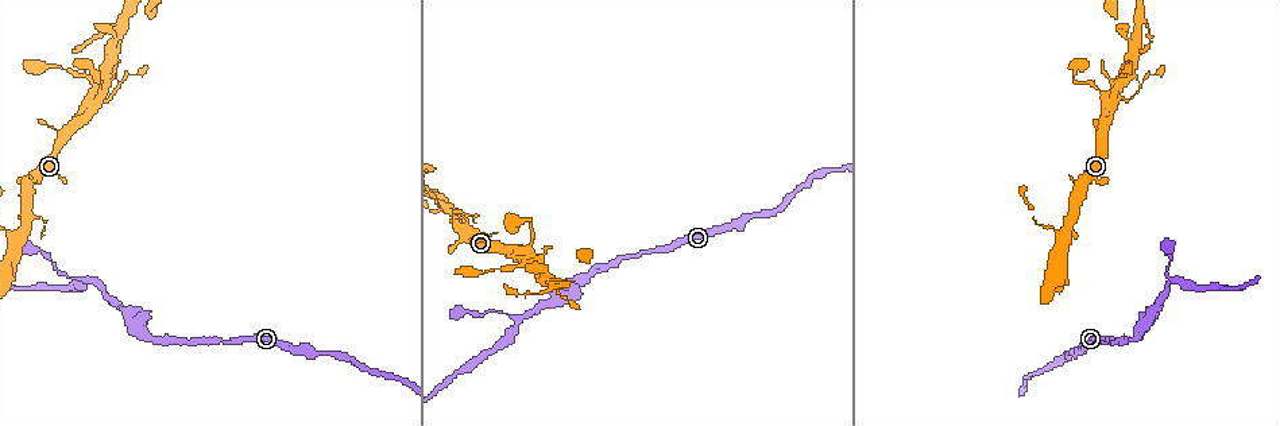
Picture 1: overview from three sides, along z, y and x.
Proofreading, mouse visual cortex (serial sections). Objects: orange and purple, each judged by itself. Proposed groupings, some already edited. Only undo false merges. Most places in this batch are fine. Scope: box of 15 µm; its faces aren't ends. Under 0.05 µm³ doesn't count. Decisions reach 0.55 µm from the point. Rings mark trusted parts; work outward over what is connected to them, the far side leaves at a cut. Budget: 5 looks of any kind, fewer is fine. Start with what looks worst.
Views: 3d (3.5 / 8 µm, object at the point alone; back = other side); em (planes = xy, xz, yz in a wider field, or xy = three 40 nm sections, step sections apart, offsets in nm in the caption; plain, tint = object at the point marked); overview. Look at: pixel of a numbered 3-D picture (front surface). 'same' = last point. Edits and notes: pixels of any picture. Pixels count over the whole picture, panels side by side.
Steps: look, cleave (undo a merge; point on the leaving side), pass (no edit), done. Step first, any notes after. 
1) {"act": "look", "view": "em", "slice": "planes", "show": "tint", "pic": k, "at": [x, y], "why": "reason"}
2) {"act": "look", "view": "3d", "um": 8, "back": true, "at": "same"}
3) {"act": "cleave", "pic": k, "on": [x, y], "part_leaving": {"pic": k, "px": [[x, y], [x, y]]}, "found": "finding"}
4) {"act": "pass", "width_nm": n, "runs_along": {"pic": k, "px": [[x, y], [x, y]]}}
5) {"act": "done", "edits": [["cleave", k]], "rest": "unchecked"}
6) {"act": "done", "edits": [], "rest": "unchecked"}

{"act": "look", "view": "3d", "um": 8, "pic": 1, "at": [87, 279], "why": "narrows sharply"}

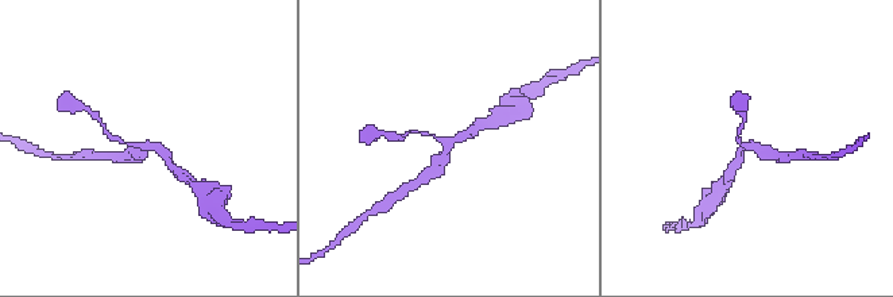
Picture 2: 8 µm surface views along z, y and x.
{"act": "look", "view": "em", "slice": "xy", "step": 5, "show": "tint", "pic": 2, "at": [450, 146], "arms": 3, "arm_widths_nm": [100, 200, 300], "why": "now the EM"}

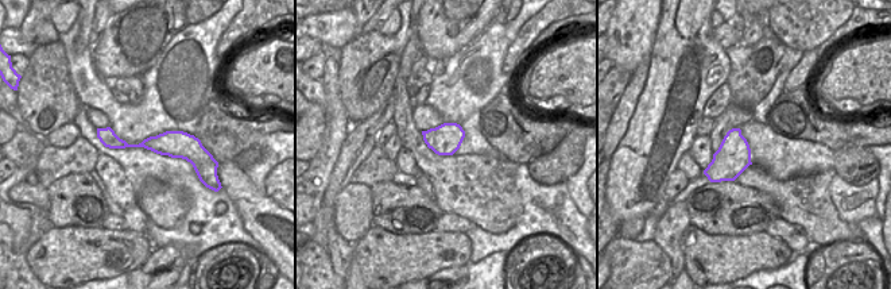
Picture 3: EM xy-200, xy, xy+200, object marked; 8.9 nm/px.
{"act": "pass", "runs_along": {"pic": 2, "px": [[478, 127], [455, 141], [430, 173]]}, "found": "continuous, no second cell"}

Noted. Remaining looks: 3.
{"act": "look", "view": "3d", "um": 3.5, "pic": 1, "at": [9, 279], "why": "sharp bend"}

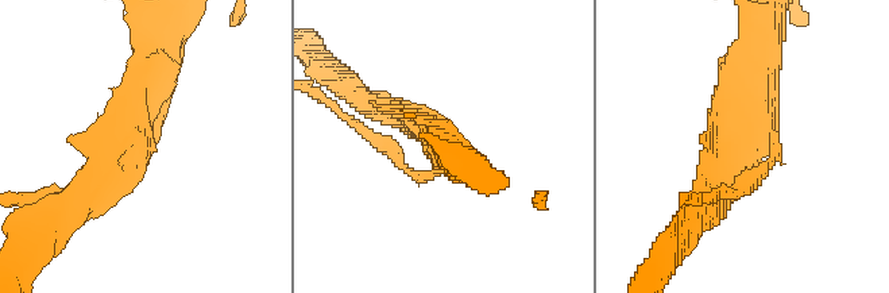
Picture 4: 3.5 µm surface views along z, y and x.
{"act": "look", "view": "em", "slice": "xy", "step": 2, "show": "plain", "pic": 4, "at": [741, 141]}

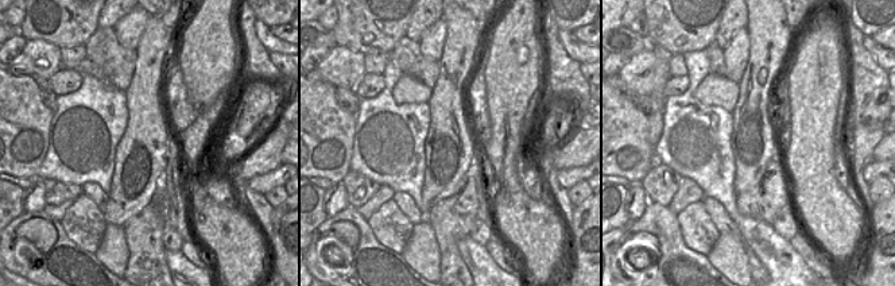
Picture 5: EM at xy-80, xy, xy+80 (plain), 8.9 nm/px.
{"act": "look", "view": "em", "slice": "xy", "step": 2, "show": "tint", "at": "same", "why": "with the object marked"}

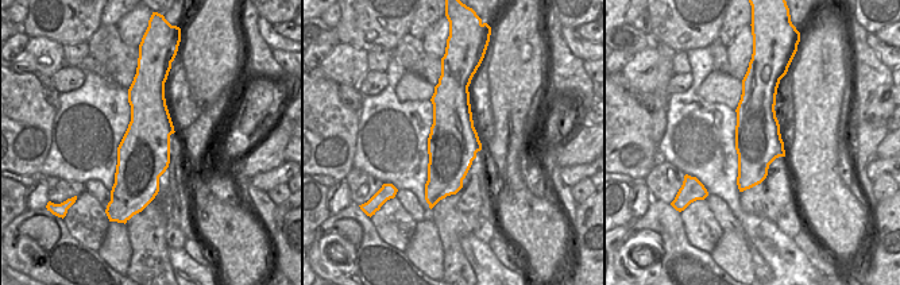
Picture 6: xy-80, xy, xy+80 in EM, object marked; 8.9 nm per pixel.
{"act": "pass", "width_nm": 460, "runs_along": {"pic": 4, "px": [[159, 64], [134, 158], [85, 204]]}, "found": "all the same cell"}

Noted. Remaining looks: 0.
{"act": "done", "edits": [], "rest": "unchecked"}

